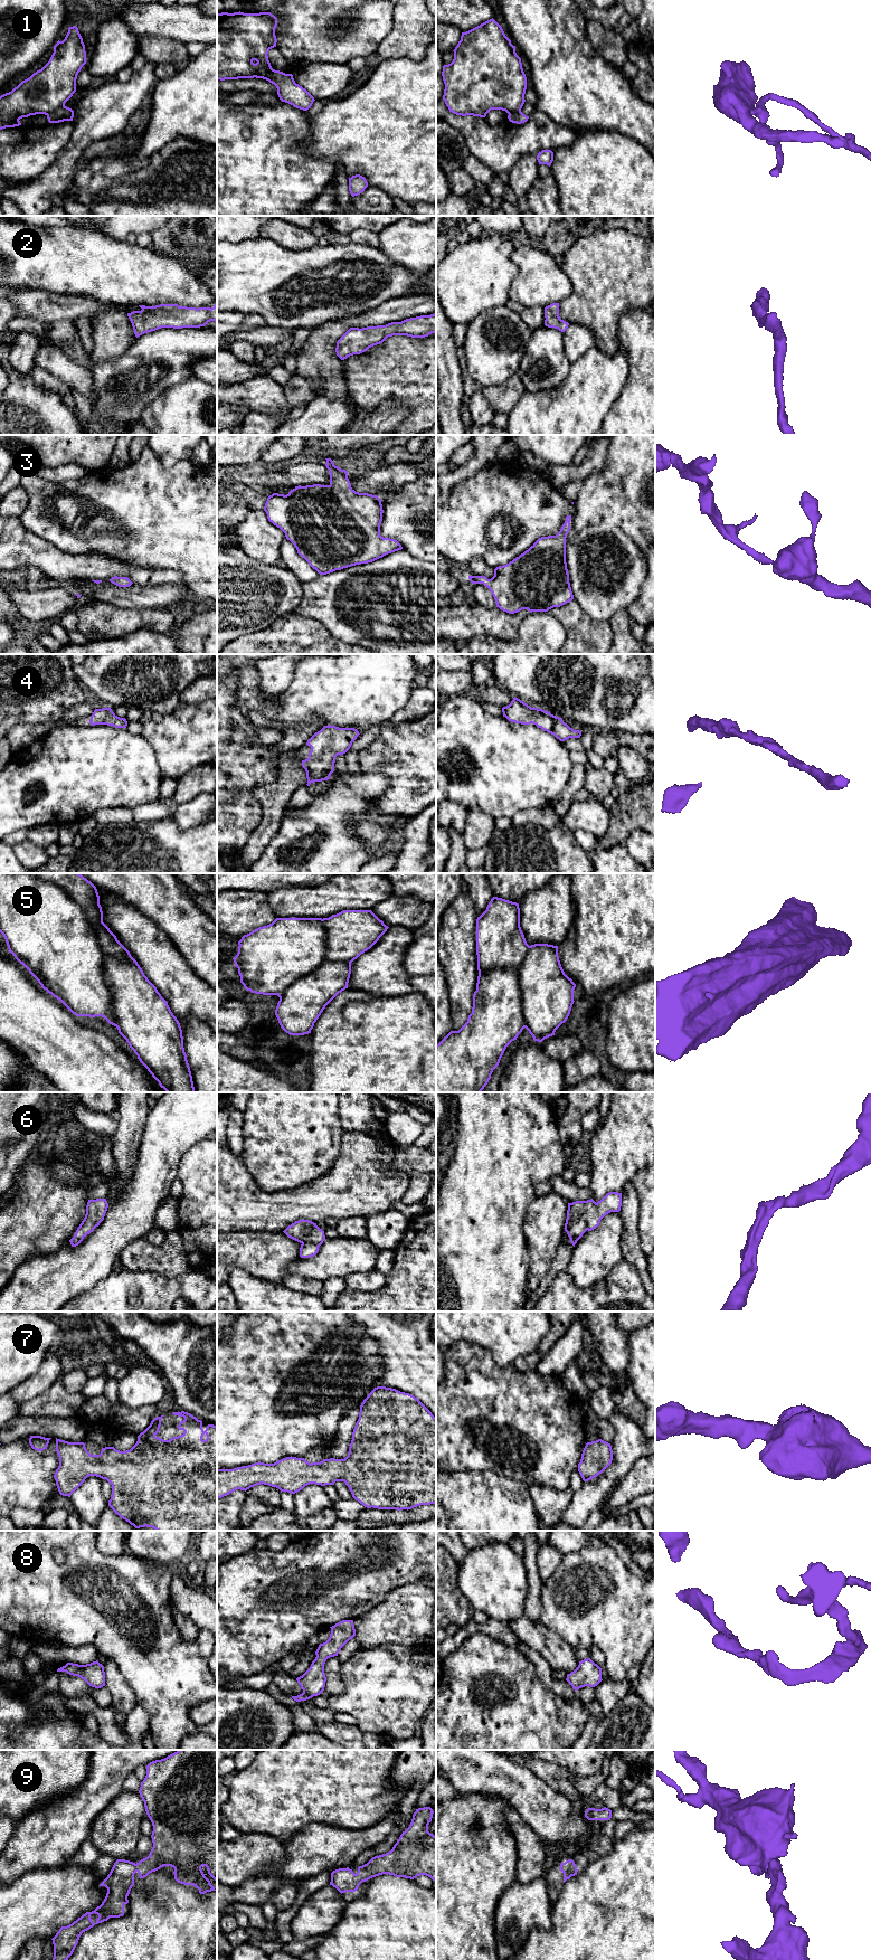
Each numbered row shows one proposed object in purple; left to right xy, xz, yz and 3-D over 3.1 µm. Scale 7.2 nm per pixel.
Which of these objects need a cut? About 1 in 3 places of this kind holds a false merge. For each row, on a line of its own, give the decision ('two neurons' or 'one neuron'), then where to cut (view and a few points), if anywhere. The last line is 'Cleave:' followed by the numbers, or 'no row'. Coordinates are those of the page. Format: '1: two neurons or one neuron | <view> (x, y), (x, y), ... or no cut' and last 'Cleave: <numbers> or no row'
1: two neurons | xy (64, 104), (47, 115)
2: one neuron | no cut
3: one neuron | no cut
4: one neuron | no cut
5: two neurons | xy (31, 873), (59, 886), (81, 907), (106, 955), (132, 958)
6: one neuron | no cut
7: one neuron | no cut
8: one neuron | no cut
9: one neuron | no cut
Cleave: 1, 5

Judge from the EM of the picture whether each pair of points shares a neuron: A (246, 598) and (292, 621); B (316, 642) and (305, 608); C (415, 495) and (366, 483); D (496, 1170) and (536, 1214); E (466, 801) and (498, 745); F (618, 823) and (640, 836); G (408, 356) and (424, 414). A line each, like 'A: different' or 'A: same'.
A: different
B: different
C: different
D: different
E: same
F: different
G: same

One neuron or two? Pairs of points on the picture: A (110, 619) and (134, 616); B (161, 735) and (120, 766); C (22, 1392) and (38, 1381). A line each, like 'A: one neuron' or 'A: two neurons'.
A: one neuron
B: two neurons
C: one neuron

